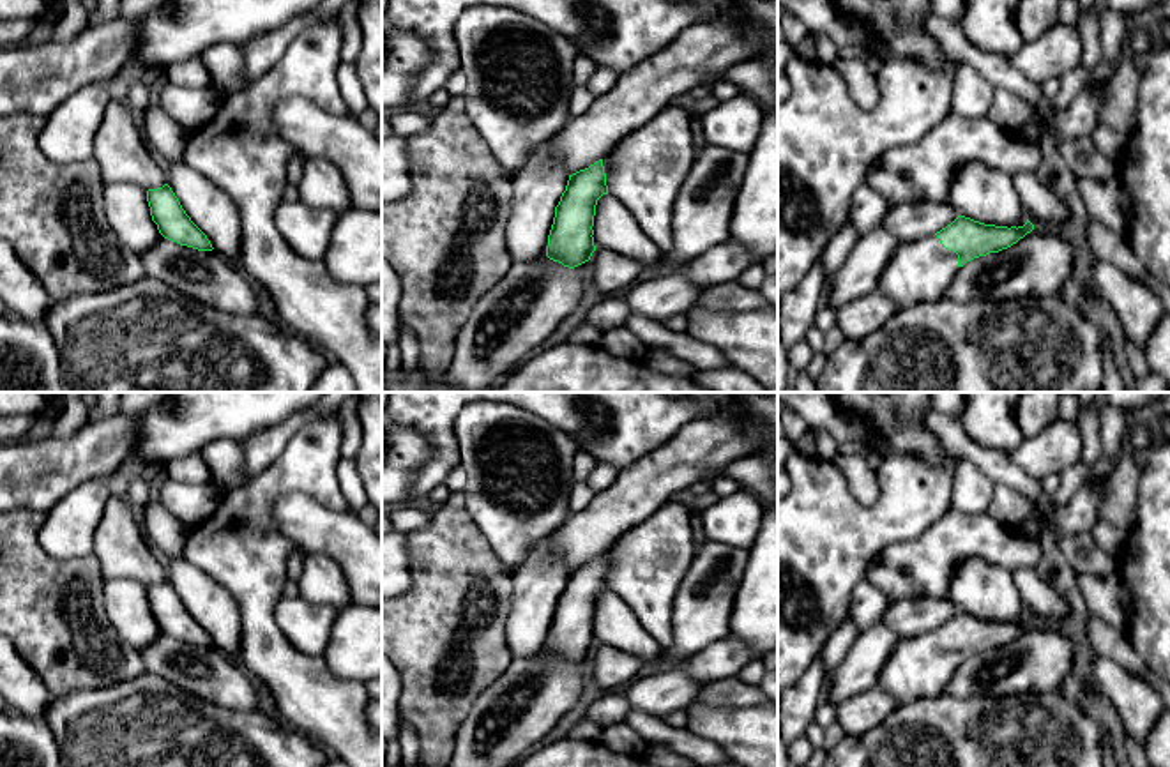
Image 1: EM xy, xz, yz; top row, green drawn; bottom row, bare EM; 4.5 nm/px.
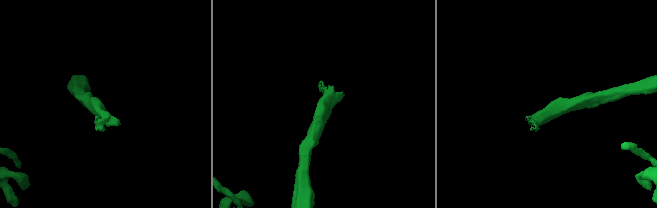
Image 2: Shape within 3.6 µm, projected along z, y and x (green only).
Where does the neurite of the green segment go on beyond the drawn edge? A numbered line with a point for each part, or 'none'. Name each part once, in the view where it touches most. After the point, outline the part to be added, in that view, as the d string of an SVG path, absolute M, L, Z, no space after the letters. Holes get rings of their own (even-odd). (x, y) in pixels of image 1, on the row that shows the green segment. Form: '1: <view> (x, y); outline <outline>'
1: xz (511, 320); outline M546 154L513 177L505 240L513 267L472 309L445 371L458 392L490 392L569 316L590 262L574 269L546 256L548 235L569 170Z

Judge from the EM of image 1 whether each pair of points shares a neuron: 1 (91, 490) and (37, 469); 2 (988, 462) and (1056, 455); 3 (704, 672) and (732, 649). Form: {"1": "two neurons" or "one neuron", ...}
{"1": "two neurons", "2": "two neurons", "3": "one neuron"}

